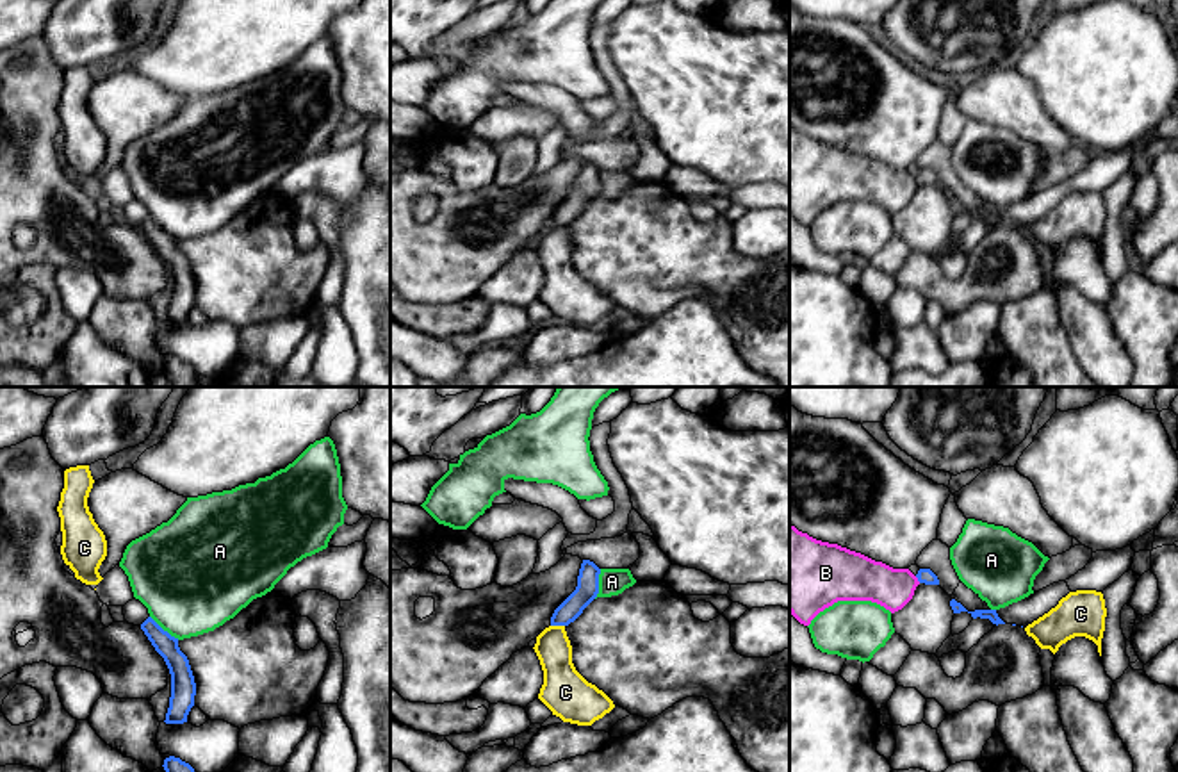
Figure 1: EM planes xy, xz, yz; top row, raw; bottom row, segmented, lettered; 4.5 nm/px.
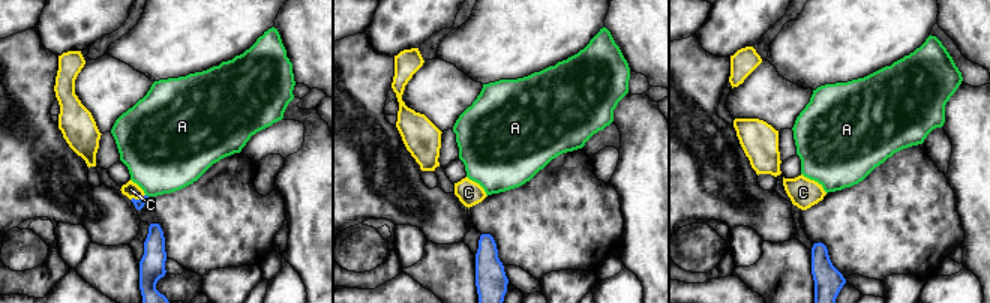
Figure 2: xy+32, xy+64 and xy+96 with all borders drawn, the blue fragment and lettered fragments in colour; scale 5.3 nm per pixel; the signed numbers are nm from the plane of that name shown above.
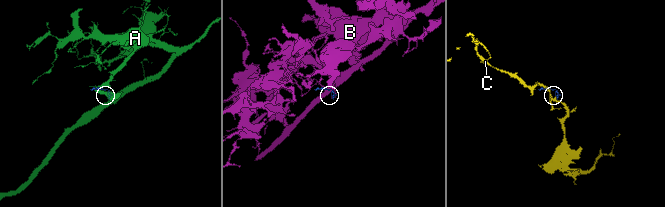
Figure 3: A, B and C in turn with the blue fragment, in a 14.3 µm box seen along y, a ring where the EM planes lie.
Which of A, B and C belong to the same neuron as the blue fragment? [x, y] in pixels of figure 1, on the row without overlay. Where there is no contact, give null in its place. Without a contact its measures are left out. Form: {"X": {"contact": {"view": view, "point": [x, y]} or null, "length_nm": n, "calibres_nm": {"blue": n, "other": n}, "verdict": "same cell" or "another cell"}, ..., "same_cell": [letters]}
{"A": {"contact": {"view": "xz", "point": [597, 184]}, "length_nm": 140, "calibres_nm": {"blue": 100, "other": 130}, "verdict": "another cell"}, "B": {"contact": {"view": "yz", "point": [918, 180]}, "length_nm": 40, "calibres_nm": {"blue": 70, "other": 190}, "verdict": "another cell"}, "C": {"contact": {"view": "xz", "point": [558, 225]}, "length_nm": 60, "calibres_nm": {"blue": 100, "other": 160}, "verdict": "another cell"}, "same_cell": []}

